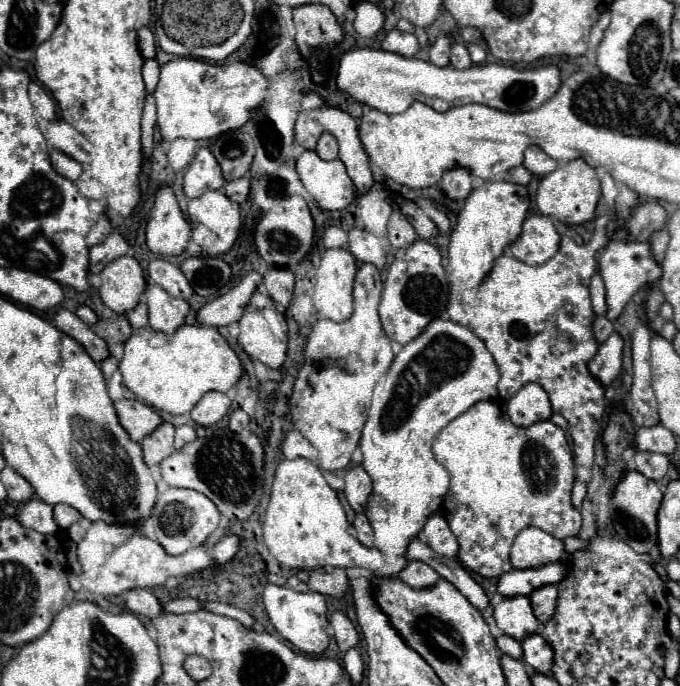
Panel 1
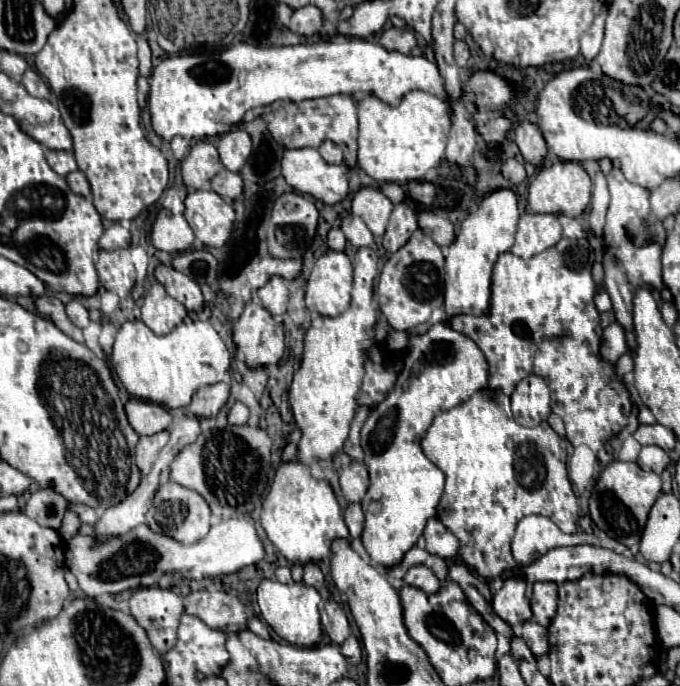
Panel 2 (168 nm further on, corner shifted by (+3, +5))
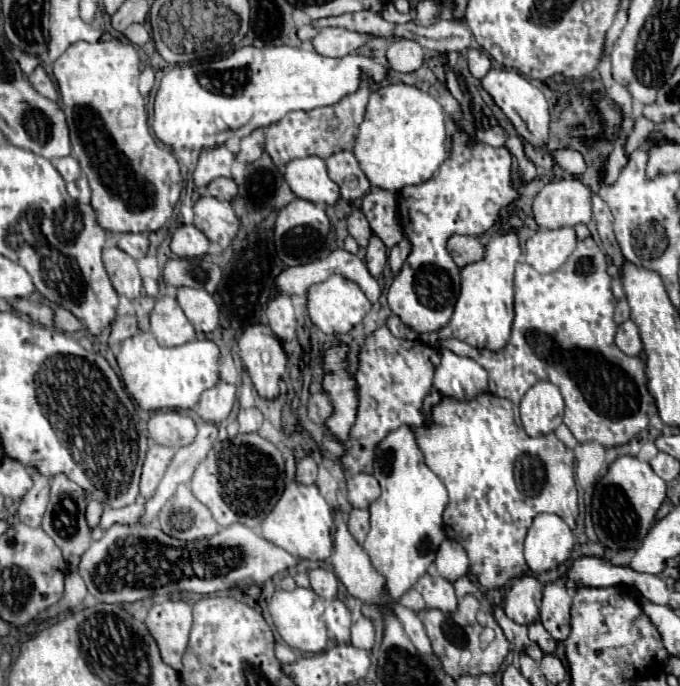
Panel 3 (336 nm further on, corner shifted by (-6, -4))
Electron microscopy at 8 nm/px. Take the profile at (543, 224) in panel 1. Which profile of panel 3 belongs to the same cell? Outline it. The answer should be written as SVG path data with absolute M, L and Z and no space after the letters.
M571 227L555 231L539 229L525 243L525 261L539 273L551 273L567 261L567 257L575 251L575 243L577 239Z

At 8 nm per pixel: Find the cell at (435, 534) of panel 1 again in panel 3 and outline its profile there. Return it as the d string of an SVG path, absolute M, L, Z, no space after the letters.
M445 539L439 545L439 553L435 559L437 571L447 579L447 581L455 581L457 577L465 575L469 569L469 559L467 559L467 551L463 549L463 545L459 545L457 541Z

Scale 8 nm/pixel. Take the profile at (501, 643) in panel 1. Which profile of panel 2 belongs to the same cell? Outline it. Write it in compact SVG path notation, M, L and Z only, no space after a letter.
M518 636L512 638L512 656L514 656L516 660L522 660L522 658L524 658L524 660L532 660L532 662L536 660L534 654L532 654L532 650L530 650L530 648L526 646L526 642L524 642L522 638L518 638Z

